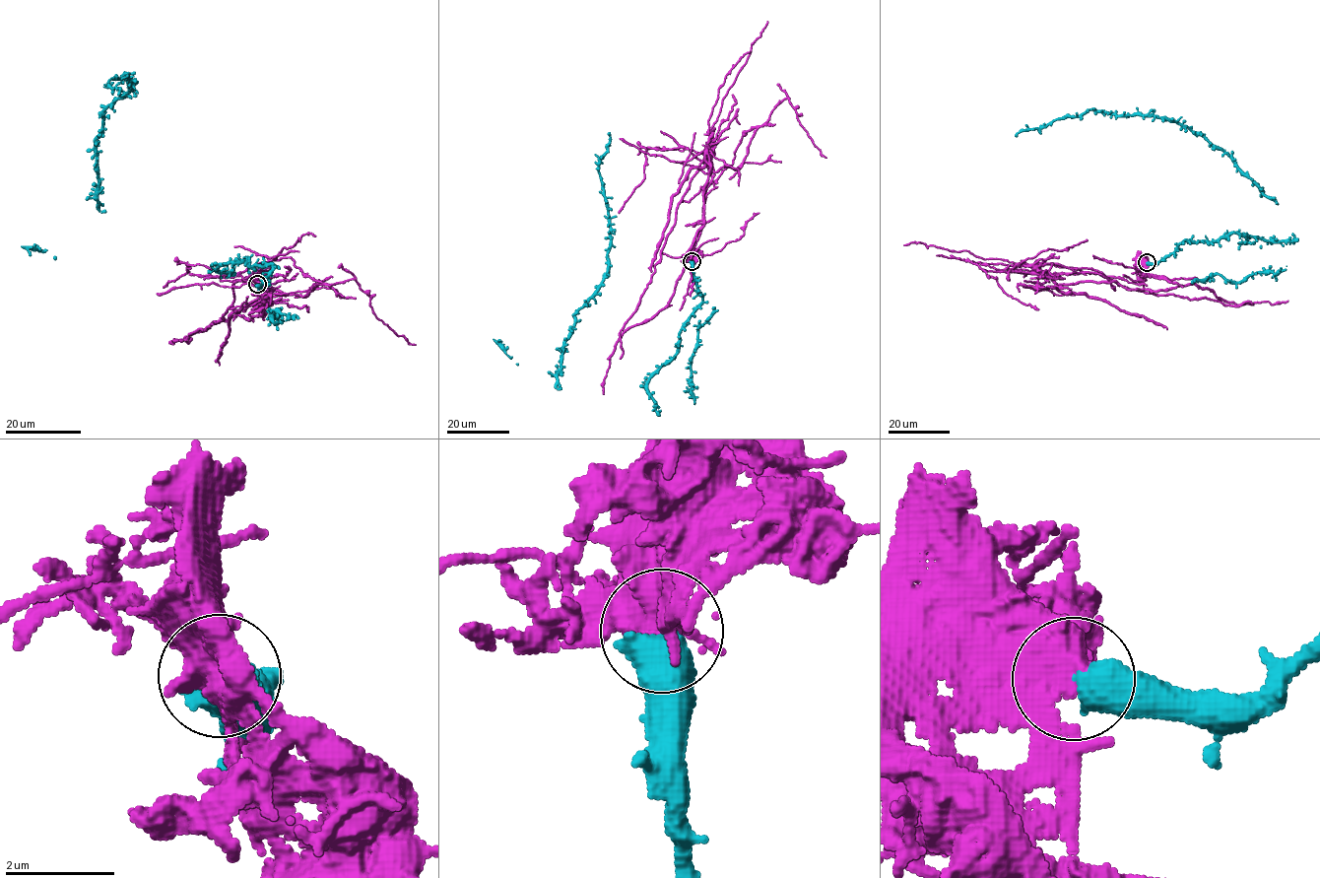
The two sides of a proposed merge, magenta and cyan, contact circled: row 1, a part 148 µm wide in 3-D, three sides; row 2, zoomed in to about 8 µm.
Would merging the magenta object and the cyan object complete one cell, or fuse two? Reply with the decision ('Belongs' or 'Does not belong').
Does not belong

